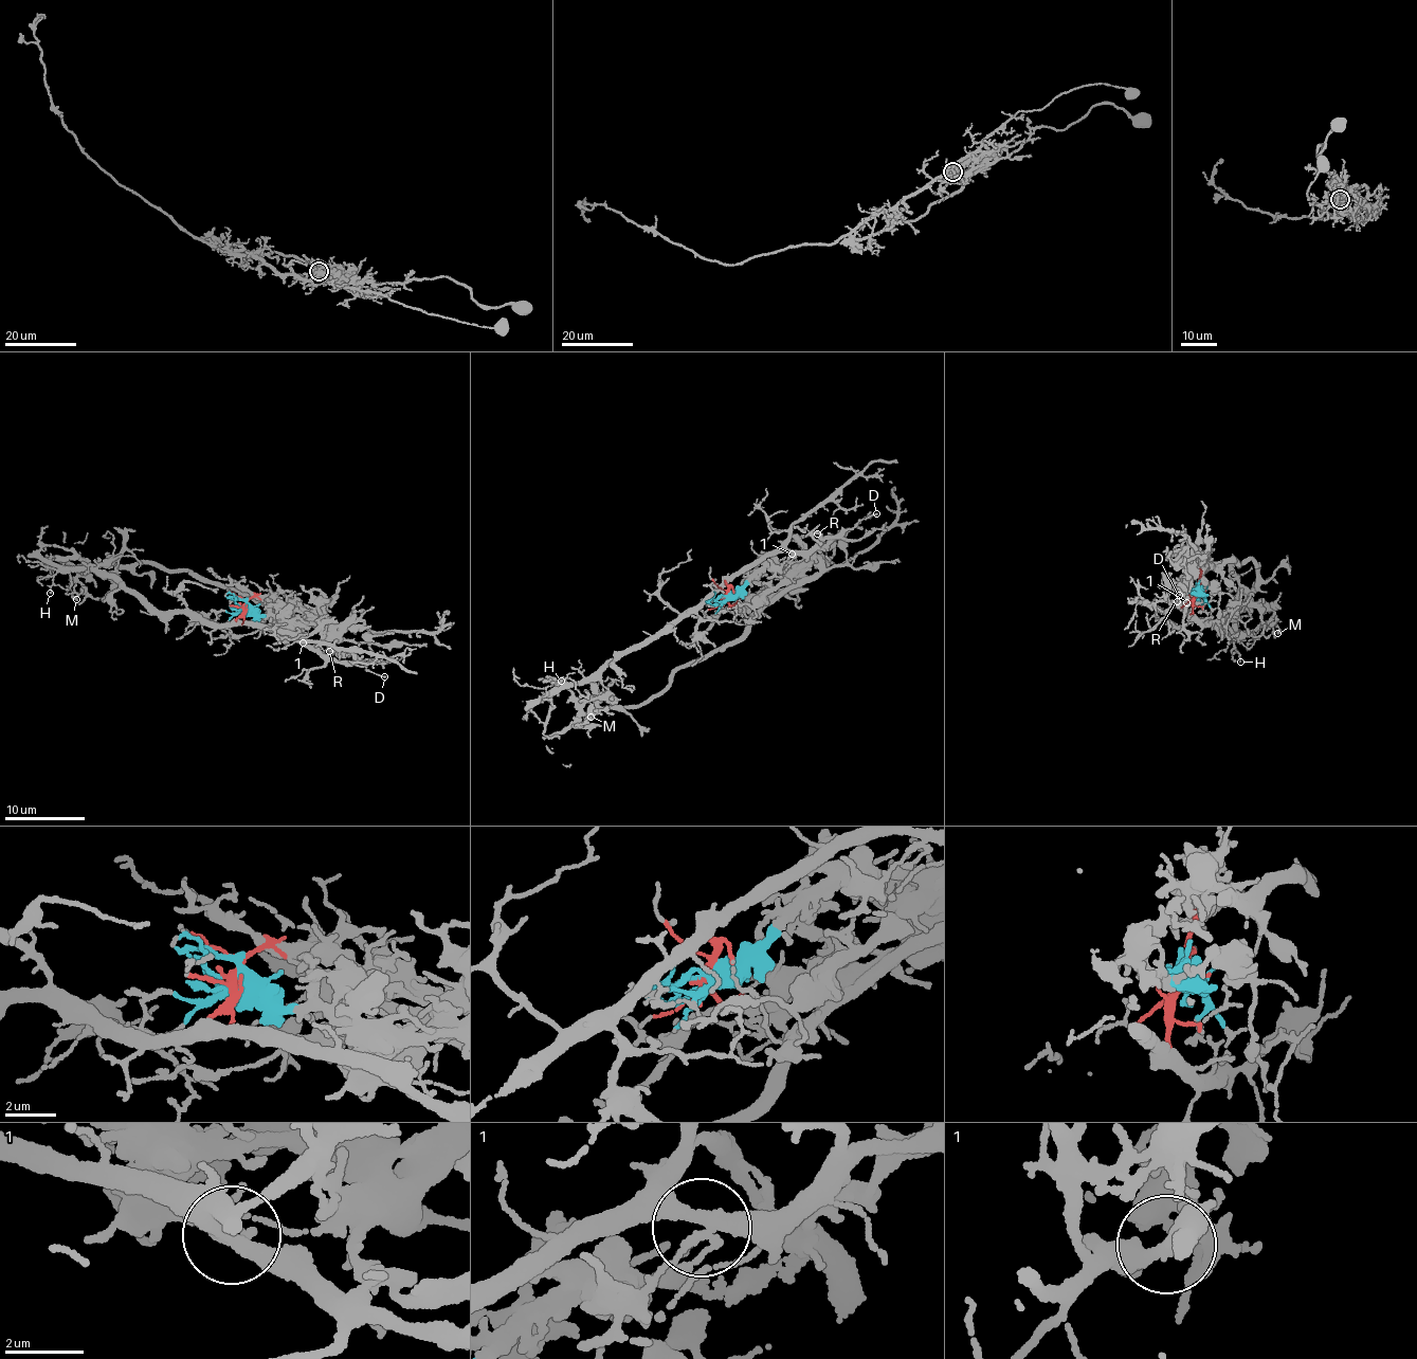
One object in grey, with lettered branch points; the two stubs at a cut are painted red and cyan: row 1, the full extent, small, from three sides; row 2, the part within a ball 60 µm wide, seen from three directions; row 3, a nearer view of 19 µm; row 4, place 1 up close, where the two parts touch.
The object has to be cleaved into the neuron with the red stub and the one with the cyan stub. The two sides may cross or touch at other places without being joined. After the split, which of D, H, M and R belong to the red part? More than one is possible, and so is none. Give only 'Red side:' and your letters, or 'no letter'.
Red side: D, H, R

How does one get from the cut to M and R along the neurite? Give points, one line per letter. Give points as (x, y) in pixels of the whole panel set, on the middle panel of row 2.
M: (727, 596), (746, 577), (744, 591), (762, 603), (751, 627), (638, 705), (588, 700), (578, 725), (592, 717)
R: (725, 596), (729, 586), (726, 583), (778, 553), (805, 554), (821, 540), (817, 533)

